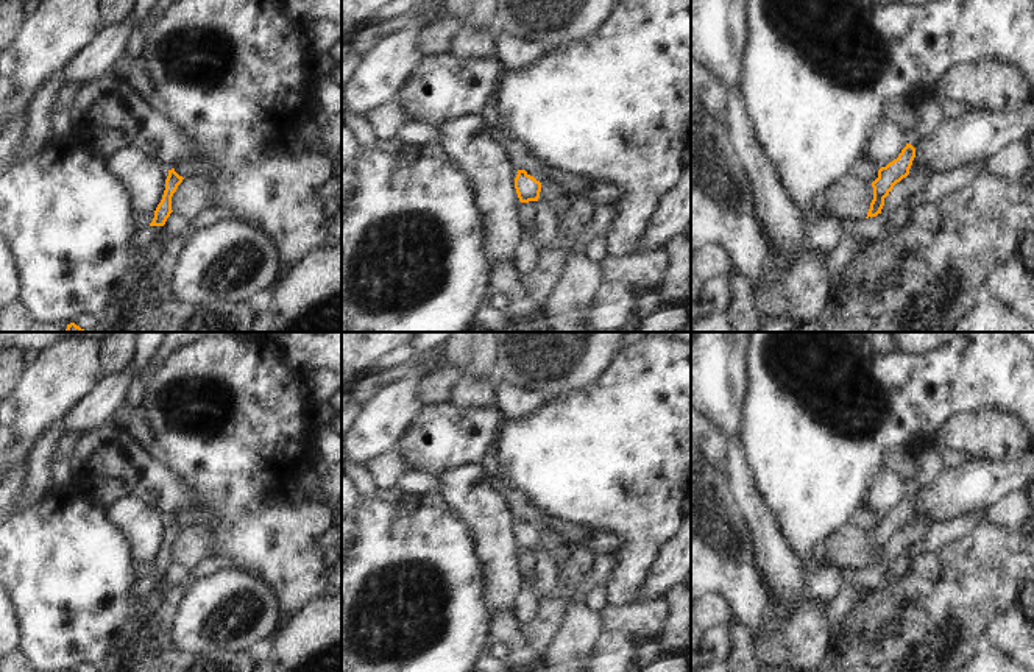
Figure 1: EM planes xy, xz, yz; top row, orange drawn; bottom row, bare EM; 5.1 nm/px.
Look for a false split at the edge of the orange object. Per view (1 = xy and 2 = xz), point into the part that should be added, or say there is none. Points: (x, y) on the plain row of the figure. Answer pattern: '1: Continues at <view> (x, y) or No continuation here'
1: No continuation here
2: No continuation here

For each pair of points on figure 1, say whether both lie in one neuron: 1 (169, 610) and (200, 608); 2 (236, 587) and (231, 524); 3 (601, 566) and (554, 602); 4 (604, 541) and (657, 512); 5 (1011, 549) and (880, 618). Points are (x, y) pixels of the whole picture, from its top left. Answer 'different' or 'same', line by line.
1: different
2: different
3: same
4: different
5: same

